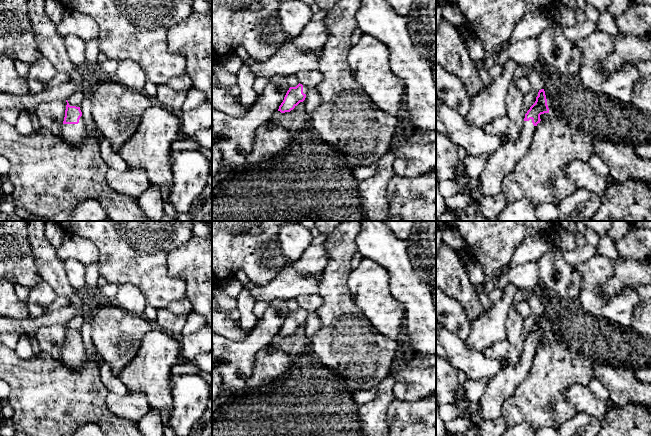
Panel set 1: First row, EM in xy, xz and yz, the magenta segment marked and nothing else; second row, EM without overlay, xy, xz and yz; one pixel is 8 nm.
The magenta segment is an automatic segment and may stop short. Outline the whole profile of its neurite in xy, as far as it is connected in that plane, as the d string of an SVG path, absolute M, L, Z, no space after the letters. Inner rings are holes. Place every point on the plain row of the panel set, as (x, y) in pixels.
M66 324L65 341L62 349L62 361L66 367L77 371L84 364L86 351L80 331L70 330Z

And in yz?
M544 313L539 314L535 327L525 338L522 355L516 366L502 368L495 379L489 381L478 404L481 421L475 423L474 427L481 429L488 420L501 418L502 406L506 399L512 396L516 388L528 376L540 339L549 337L547 323Z

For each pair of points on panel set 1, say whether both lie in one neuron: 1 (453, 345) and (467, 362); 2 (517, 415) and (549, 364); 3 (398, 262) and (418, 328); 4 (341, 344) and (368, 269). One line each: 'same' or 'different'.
1: same
2: same
3: same
4: different

